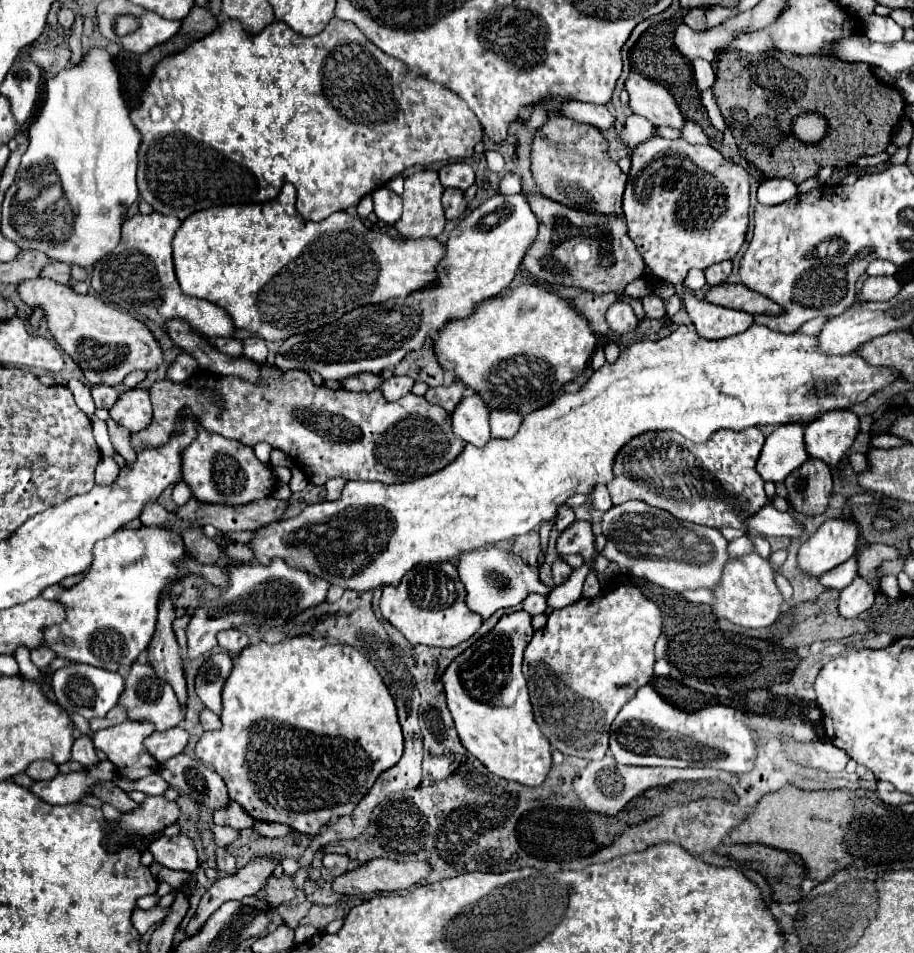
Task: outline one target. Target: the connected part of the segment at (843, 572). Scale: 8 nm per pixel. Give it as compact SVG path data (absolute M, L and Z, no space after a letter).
M853 556L847 562L843 562L837 568L833 568L831 572L823 574L823 578L819 578L819 582L823 586L835 588L835 590L843 590L847 586L847 582L853 582L855 576L857 576L857 558Z

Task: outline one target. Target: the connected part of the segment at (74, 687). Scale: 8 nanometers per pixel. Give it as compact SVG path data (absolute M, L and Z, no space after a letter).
M69 664L65 668L59 668L53 672L51 676L51 684L53 684L53 692L57 696L57 704L61 704L61 708L71 710L81 714L83 718L103 718L119 700L125 680L119 672L111 672L111 670L103 670L91 664Z

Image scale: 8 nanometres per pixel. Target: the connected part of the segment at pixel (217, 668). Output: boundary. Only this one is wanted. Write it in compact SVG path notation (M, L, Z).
M217 652L217 654L211 654L201 664L199 674L195 678L197 696L215 714L221 714L221 688L231 668L233 668L233 658L227 652Z

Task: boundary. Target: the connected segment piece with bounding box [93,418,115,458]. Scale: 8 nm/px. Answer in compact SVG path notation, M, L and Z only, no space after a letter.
M93 418L93 428L95 428L95 440L97 440L97 446L99 446L101 454L113 458L113 456L115 456L115 448L113 448L113 444L111 444L111 440L109 440L107 424L105 424L103 420Z

